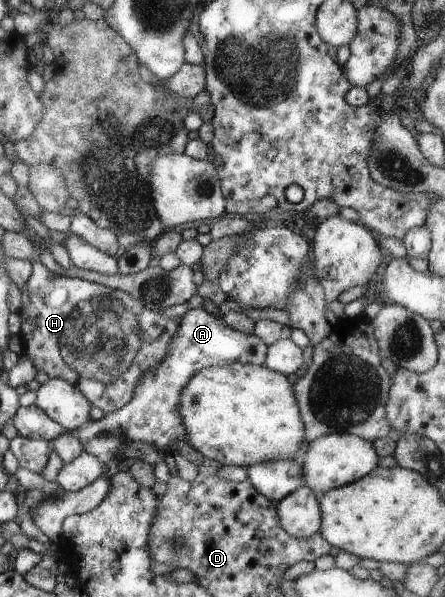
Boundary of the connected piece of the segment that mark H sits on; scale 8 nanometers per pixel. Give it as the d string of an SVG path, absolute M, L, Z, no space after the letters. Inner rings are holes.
M34 260L31 263L32 276L30 276L30 280L26 282L26 286L20 288L22 307L18 313L21 318L21 330L18 334L23 341L24 354L32 358L32 362L34 362L34 366L36 366L39 372L45 372L50 379L62 378L66 380L66 382L70 382L76 390L79 390L86 396L88 402L90 402L92 406L100 408L105 414L120 410L120 408L126 406L126 404L130 402L131 398L134 398L134 388L138 386L138 382L142 380L142 374L146 374L148 370L158 368L158 366L164 362L166 354L168 354L168 348L170 348L170 342L172 342L174 334L178 332L176 320L166 318L166 316L158 314L158 311L146 308L146 305L141 300L132 298L130 294L122 292L122 290L112 289L110 286L83 280L83 278L57 276L40 263L40 260Z

